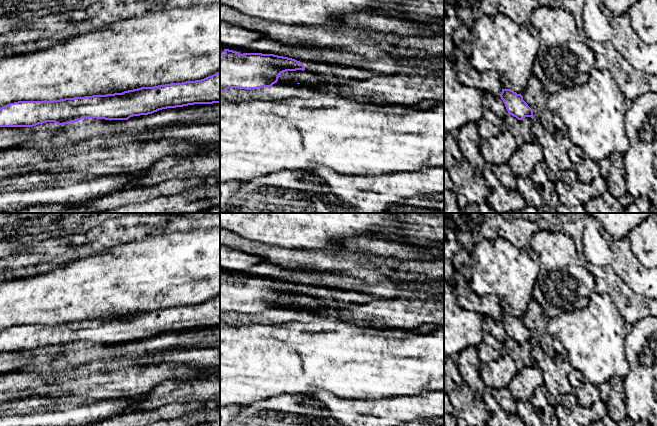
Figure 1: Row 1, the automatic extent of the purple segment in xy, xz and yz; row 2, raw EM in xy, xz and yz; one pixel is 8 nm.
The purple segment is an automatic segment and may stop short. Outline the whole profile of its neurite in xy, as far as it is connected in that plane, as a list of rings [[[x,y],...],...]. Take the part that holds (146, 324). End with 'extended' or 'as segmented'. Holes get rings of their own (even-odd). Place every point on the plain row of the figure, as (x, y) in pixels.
[[[220,295],[201,304],[122,317],[10,327],[0,332],[0,351],[33,351],[46,346],[64,349],[82,342],[128,344],[162,333],[213,327],[220,327]]]; as segmented

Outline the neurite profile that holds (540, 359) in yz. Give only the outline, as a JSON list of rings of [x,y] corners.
[[[533,341],[532,345],[531,359],[533,365],[539,367],[542,372],[547,372],[549,374],[557,373],[557,365],[555,364],[554,359],[549,357],[535,341]]]

